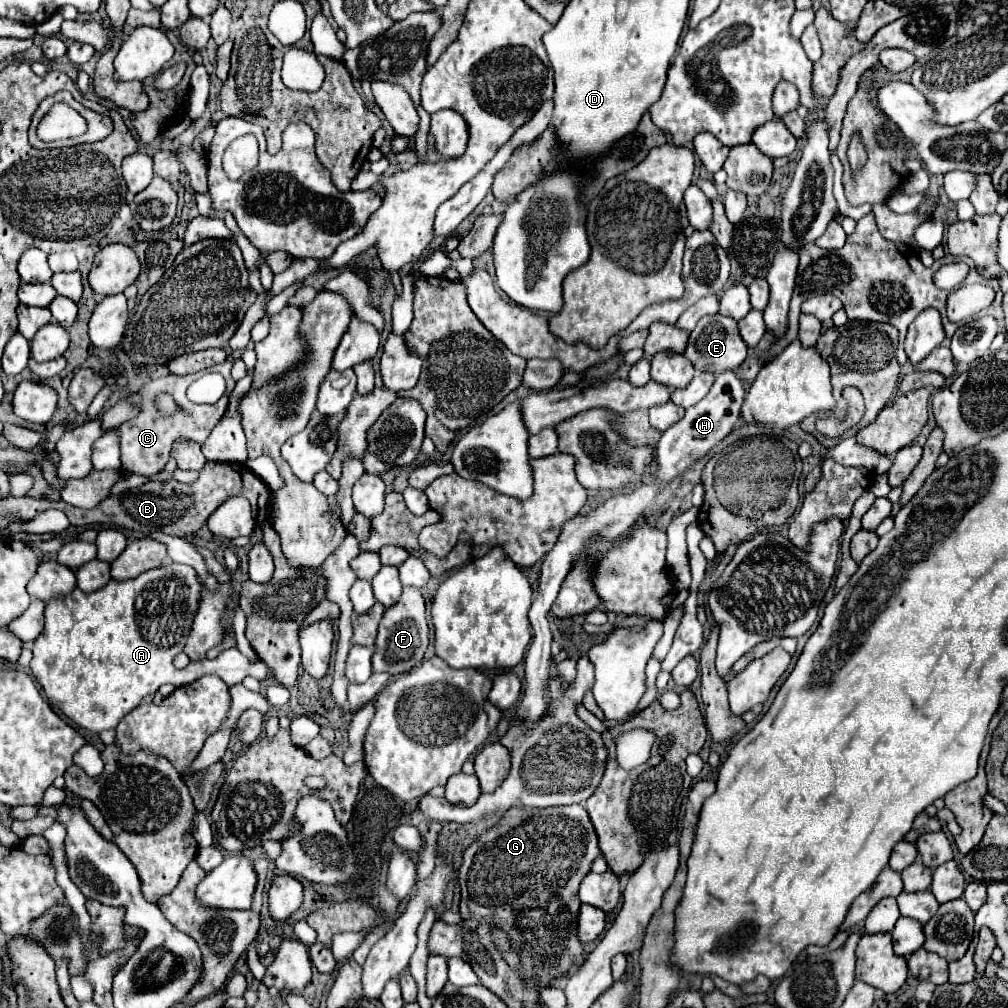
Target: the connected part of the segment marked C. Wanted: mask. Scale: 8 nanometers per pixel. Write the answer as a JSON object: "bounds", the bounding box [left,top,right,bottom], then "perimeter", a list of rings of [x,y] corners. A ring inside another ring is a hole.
{"bounds":[113,361,235,477],"perimeter":[[[225,361],[221,365],[215,365],[211,367],[211,371],[217,371],[225,377],[225,383],[227,383],[227,389],[225,389],[225,395],[213,403],[213,405],[197,405],[197,403],[191,403],[187,399],[187,387],[199,379],[203,373],[193,373],[193,375],[187,375],[187,377],[175,377],[175,375],[167,375],[167,377],[161,377],[161,379],[155,379],[151,383],[147,383],[139,395],[141,395],[141,413],[125,423],[121,423],[121,427],[113,427],[113,431],[119,433],[119,443],[121,443],[121,463],[123,463],[123,469],[129,471],[129,473],[137,473],[137,475],[143,475],[143,477],[149,477],[153,473],[159,473],[165,463],[169,461],[169,449],[171,449],[171,443],[179,437],[183,439],[189,439],[193,443],[199,443],[203,445],[209,437],[209,433],[213,431],[215,423],[223,417],[225,409],[227,409],[227,395],[233,391],[235,387],[235,381],[231,377],[231,367],[233,367],[233,361]],[[157,393],[169,393],[173,395],[173,399],[177,399],[177,405],[185,411],[185,413],[177,413],[169,419],[161,419],[157,413],[151,411],[151,395],[157,395]]]}

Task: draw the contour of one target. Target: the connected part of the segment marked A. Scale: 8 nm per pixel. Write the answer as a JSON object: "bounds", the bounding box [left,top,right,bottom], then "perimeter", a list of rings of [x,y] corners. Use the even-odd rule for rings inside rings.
{"bounds":[29,563,269,733],"perimeter":[[[171,563],[165,567],[149,569],[129,581],[111,579],[103,589],[93,593],[83,593],[79,587],[75,587],[69,595],[57,595],[57,599],[51,599],[45,607],[45,629],[33,643],[33,661],[29,665],[49,703],[83,729],[101,733],[103,729],[117,727],[117,723],[131,709],[135,709],[145,695],[157,693],[163,683],[181,687],[206,674],[219,675],[227,687],[243,683],[247,675],[255,677],[257,681],[269,681],[269,667],[257,657],[249,659],[239,649],[223,651],[212,660],[190,662],[186,669],[173,667],[171,661],[179,651],[183,651],[183,643],[193,625],[193,615],[197,615],[201,591],[203,587],[199,585],[199,577],[193,567]]]}

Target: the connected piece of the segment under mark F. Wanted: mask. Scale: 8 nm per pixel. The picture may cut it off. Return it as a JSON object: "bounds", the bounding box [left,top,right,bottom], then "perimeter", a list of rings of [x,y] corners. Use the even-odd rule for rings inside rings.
{"bounds":[371,587,429,675],"perimeter":[[[403,587],[399,601],[385,609],[385,615],[379,623],[379,635],[375,641],[375,653],[371,659],[375,673],[399,675],[423,661],[423,653],[429,645],[429,627],[425,619],[425,601],[417,587]]]}

